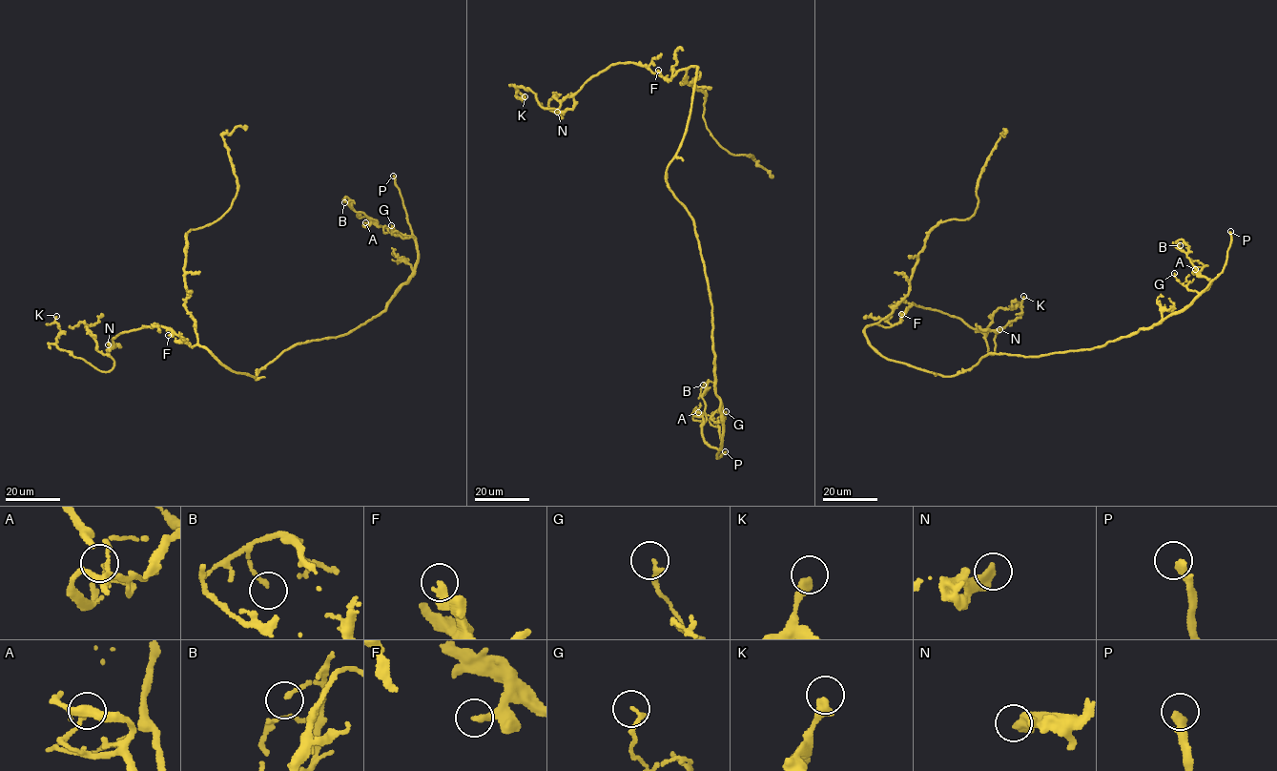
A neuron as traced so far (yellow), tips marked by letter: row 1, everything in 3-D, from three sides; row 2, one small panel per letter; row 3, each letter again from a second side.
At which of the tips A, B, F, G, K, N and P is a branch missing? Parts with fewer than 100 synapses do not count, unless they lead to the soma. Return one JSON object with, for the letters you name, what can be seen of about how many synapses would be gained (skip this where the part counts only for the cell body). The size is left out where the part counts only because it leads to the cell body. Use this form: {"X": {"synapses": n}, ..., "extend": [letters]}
{"extend": ["P"]}

